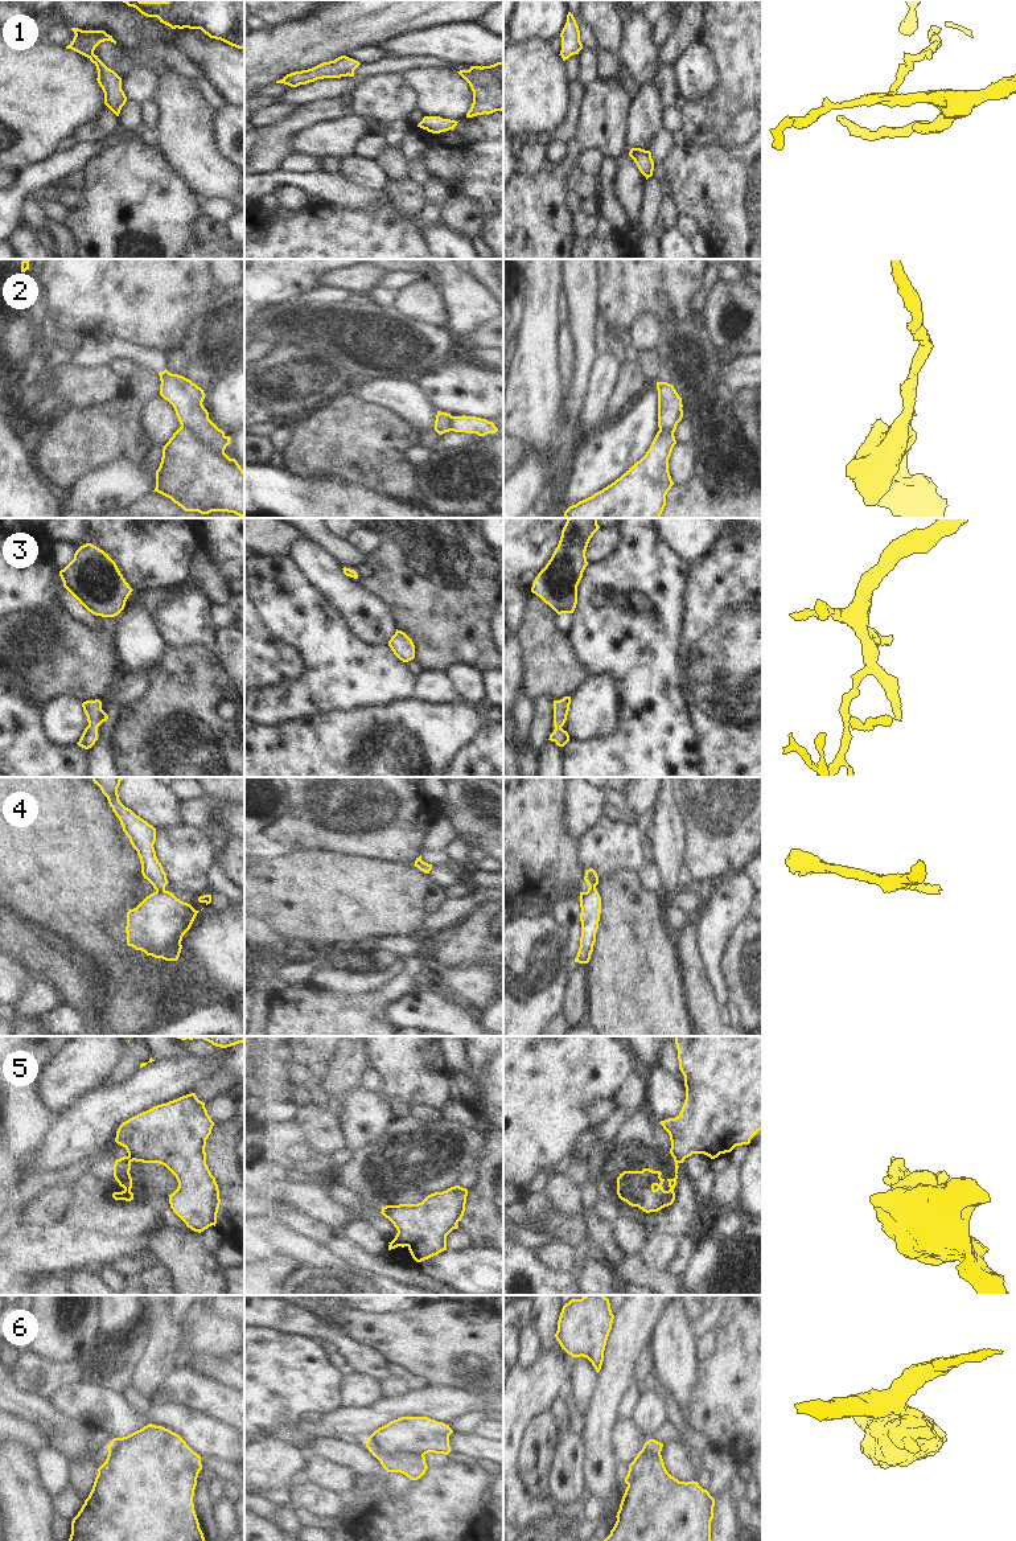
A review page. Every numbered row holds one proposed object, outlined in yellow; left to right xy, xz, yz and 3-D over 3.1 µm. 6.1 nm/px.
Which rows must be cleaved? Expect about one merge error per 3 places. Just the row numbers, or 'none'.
2, 4, 5, 6

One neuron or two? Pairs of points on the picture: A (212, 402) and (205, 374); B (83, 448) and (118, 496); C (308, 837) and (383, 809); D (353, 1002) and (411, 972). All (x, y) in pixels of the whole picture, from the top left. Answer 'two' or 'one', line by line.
A: two
B: two
C: one
D: one

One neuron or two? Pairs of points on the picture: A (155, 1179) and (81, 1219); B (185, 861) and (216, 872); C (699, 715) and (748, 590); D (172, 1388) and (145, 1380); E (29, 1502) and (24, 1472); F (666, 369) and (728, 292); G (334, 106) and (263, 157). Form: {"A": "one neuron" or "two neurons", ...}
{"A": "one neuron", "B": "two neurons", "C": "one neuron", "D": "two neurons", "E": "one neuron", "F": "two neurons", "G": "one neuron"}

